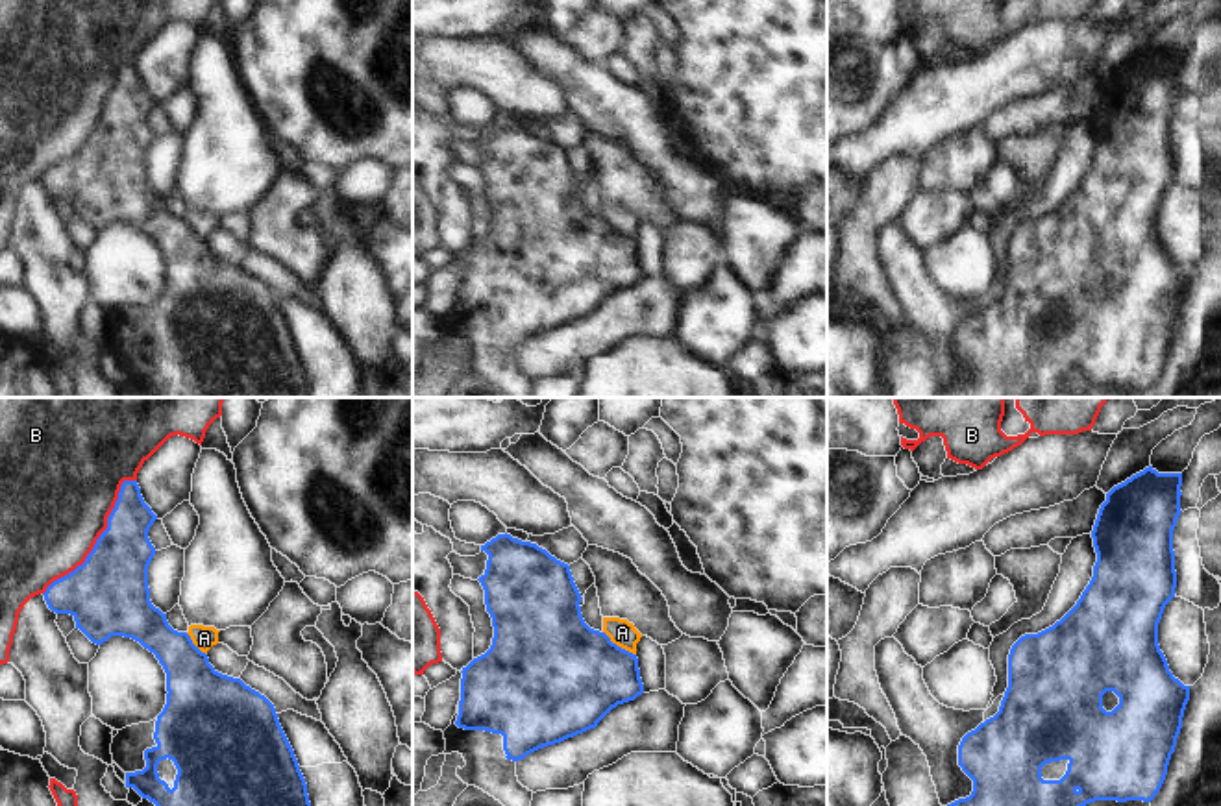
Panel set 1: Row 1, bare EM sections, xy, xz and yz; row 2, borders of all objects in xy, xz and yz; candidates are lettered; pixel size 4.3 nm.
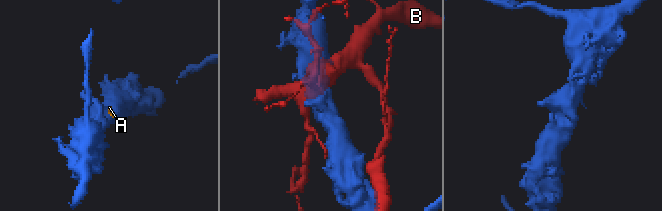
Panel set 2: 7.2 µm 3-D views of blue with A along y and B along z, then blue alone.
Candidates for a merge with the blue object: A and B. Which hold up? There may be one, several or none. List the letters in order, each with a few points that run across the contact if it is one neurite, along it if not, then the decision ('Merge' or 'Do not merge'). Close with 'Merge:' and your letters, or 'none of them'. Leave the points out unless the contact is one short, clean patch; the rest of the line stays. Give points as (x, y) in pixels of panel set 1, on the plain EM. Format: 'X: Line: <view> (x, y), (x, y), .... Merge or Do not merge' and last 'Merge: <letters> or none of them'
A: Do not merge
B: Do not merge
Merge: none of them.

